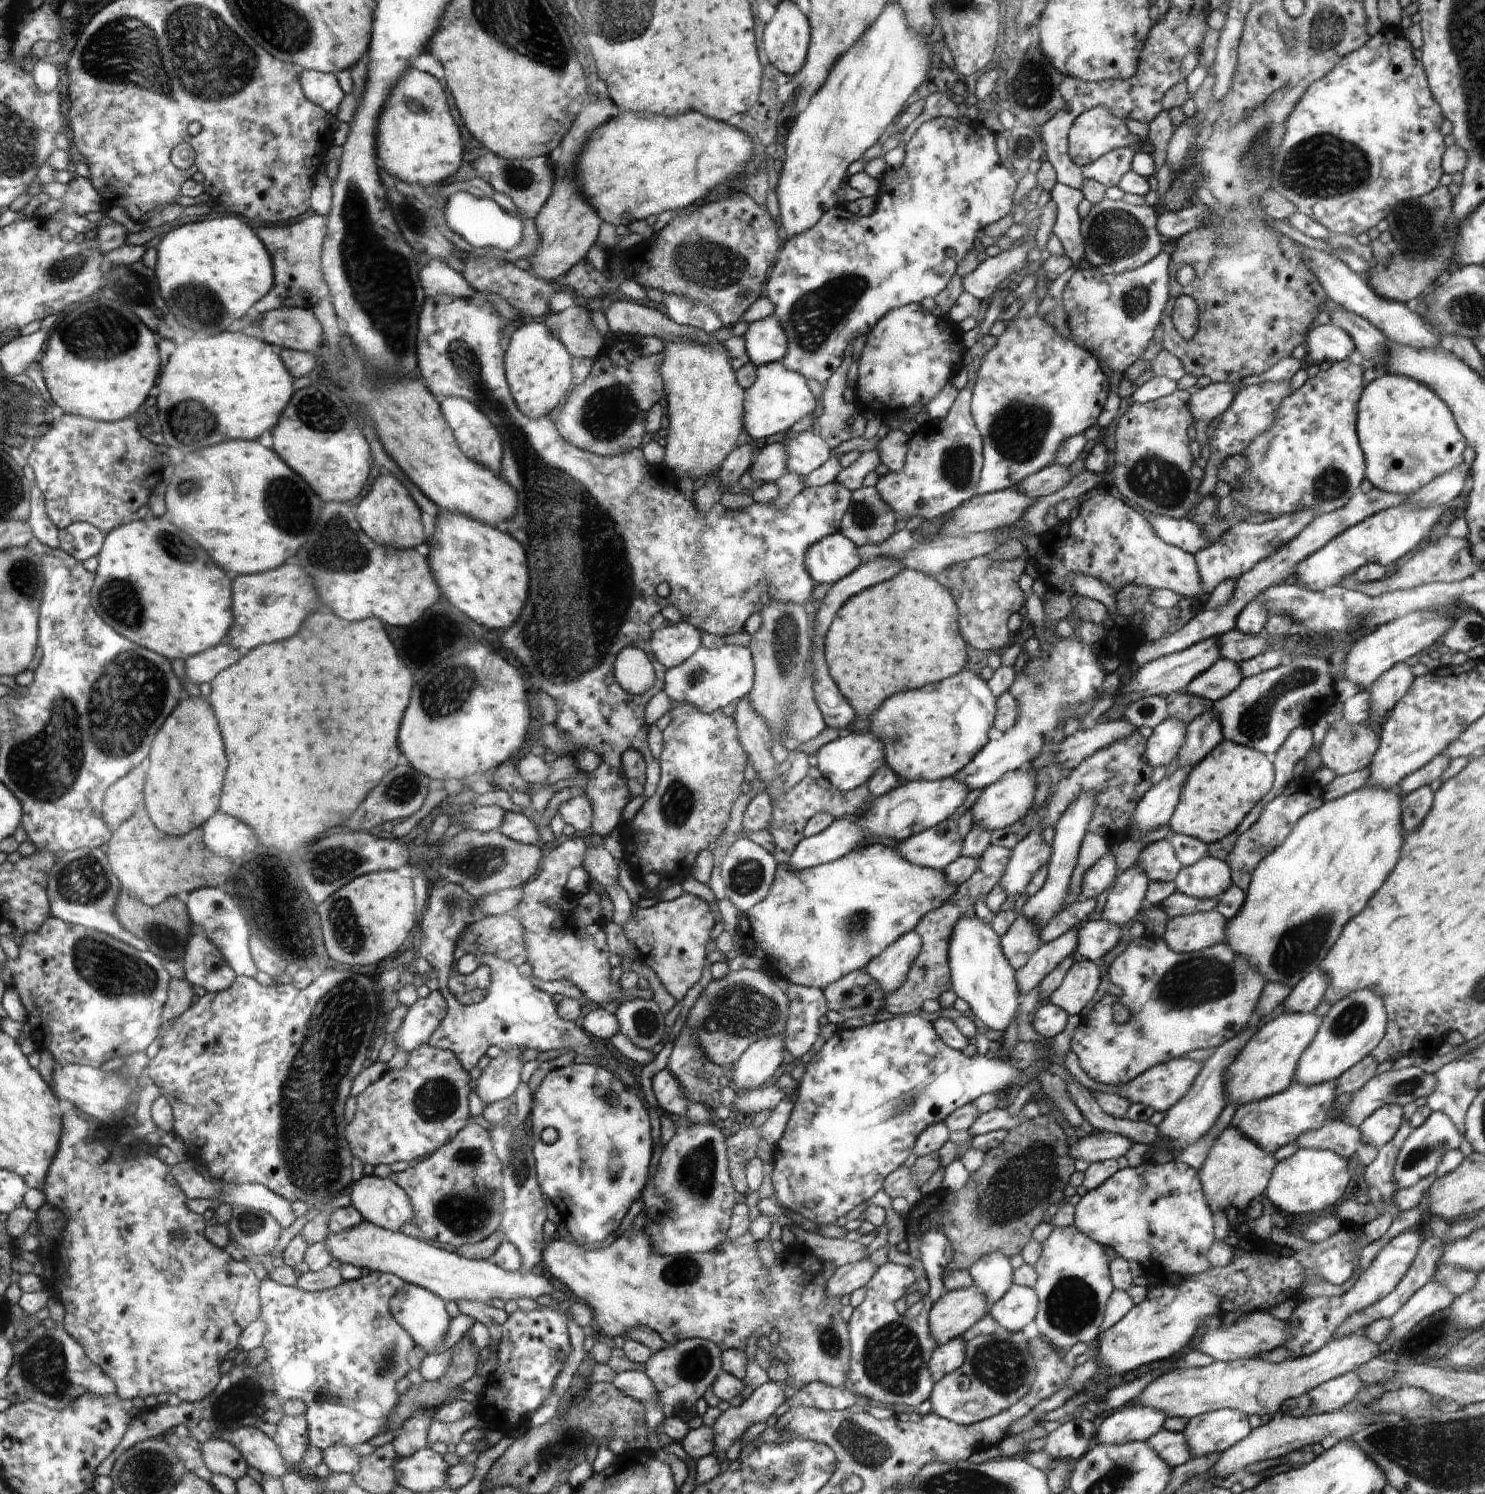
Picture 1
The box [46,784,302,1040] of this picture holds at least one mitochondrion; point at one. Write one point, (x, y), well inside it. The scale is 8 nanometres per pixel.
(113, 973)

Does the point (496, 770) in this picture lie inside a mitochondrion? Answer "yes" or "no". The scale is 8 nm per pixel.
no

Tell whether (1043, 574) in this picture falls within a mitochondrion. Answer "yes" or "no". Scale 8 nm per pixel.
no

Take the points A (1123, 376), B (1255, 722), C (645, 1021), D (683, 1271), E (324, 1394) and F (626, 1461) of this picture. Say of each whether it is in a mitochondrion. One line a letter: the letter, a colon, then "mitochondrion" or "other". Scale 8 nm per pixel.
A: other
B: mitochondrion
C: mitochondrion
D: mitochondrion
E: mitochondrion
F: other

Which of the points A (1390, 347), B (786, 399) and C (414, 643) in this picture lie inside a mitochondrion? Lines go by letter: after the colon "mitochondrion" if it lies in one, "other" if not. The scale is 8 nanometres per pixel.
A: other
B: other
C: mitochondrion

